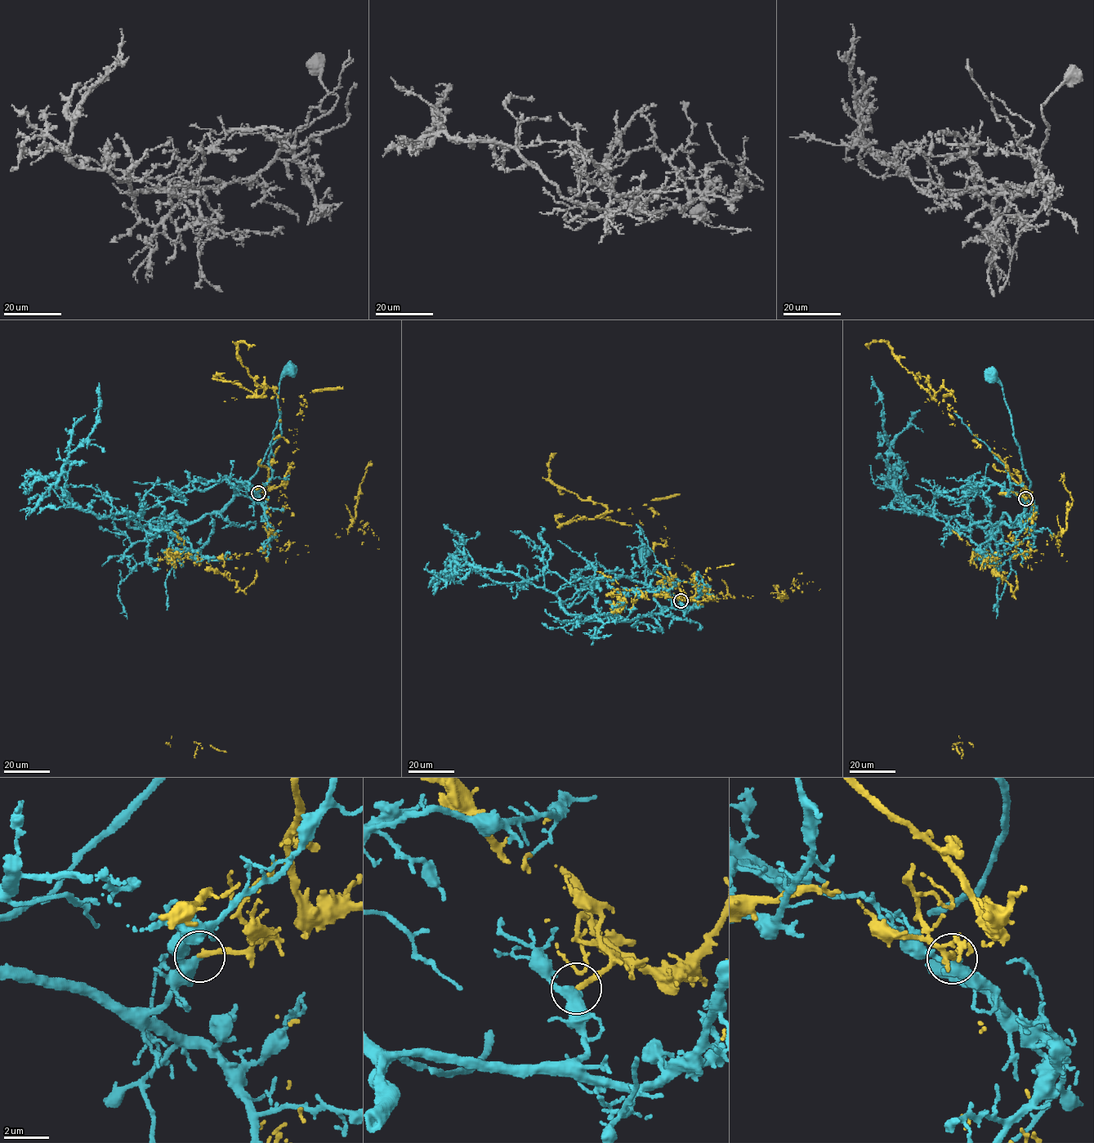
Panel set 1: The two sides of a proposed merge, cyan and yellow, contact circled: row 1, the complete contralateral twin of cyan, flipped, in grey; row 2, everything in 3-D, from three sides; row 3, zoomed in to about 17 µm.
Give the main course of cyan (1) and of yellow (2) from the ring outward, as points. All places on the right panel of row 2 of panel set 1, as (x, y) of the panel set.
1: (1025, 498), (1031, 503), (1021, 496), (1031, 483), (1013, 435), (1002, 386), (989, 377), (992, 374)
2: (1025, 498), (1033, 517), (1022, 520), (1019, 540), (1010, 538), (1015, 551), (996, 559), (1013, 594), (959, 754)

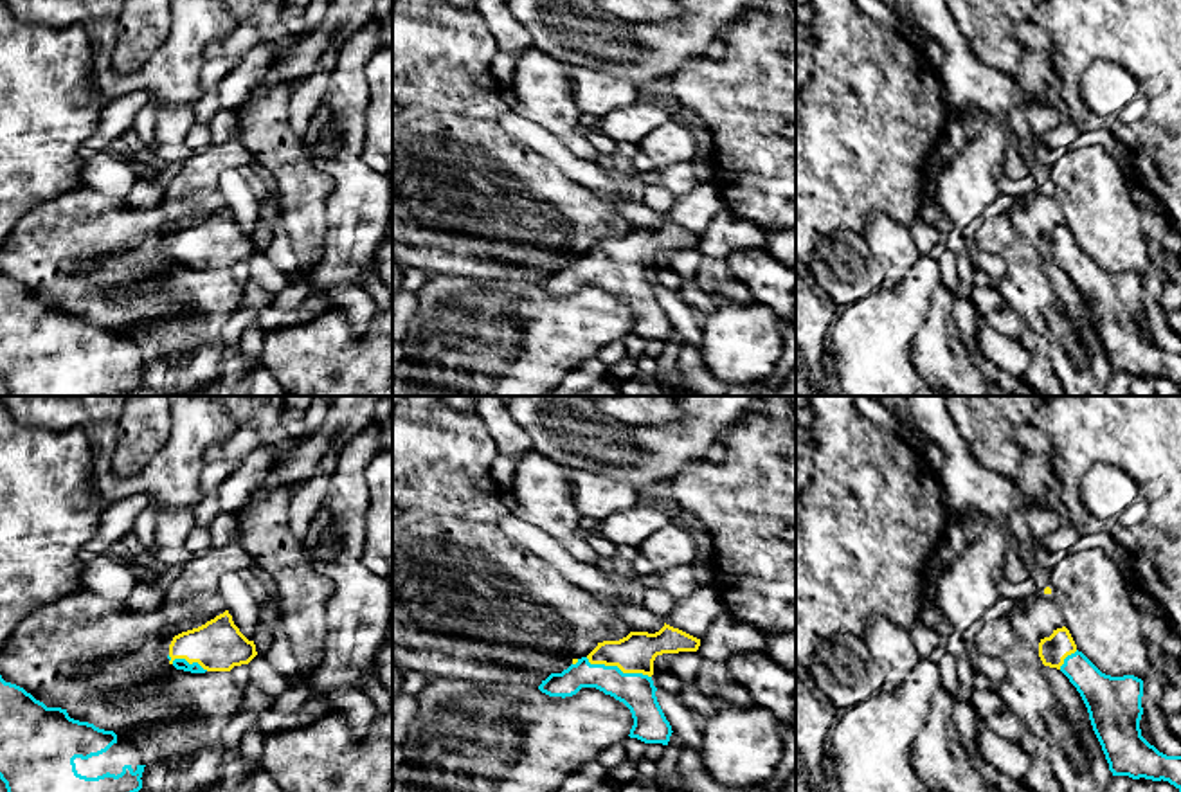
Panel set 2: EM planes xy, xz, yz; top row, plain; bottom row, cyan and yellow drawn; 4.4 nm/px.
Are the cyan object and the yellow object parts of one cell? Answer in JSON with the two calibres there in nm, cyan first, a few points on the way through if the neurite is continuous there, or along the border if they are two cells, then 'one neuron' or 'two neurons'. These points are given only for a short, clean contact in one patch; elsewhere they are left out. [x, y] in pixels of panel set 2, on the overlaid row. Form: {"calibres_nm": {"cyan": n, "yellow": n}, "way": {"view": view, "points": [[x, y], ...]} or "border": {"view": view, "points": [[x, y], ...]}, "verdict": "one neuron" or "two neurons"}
{"calibres_nm": {"cyan": 160, "yellow": 180}, "verdict": "two neurons"}

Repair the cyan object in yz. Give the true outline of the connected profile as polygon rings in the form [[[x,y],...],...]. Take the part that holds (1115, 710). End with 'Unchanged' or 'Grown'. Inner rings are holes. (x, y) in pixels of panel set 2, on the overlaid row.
[[[1078,650],[1060,671],[1080,693],[1113,776],[1163,779],[1181,792],[1181,756],[1163,754],[1141,736],[1143,680],[1105,675]]]. Unchanged

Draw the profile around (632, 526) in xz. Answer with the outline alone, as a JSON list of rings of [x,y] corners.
[[[641,499],[627,509],[598,520],[598,535],[614,545],[639,547],[654,531],[663,529],[670,517],[654,500]]]

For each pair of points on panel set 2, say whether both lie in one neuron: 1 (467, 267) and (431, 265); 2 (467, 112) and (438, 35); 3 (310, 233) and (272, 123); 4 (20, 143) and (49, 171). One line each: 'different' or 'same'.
1: same
2: same
3: same
4: same

